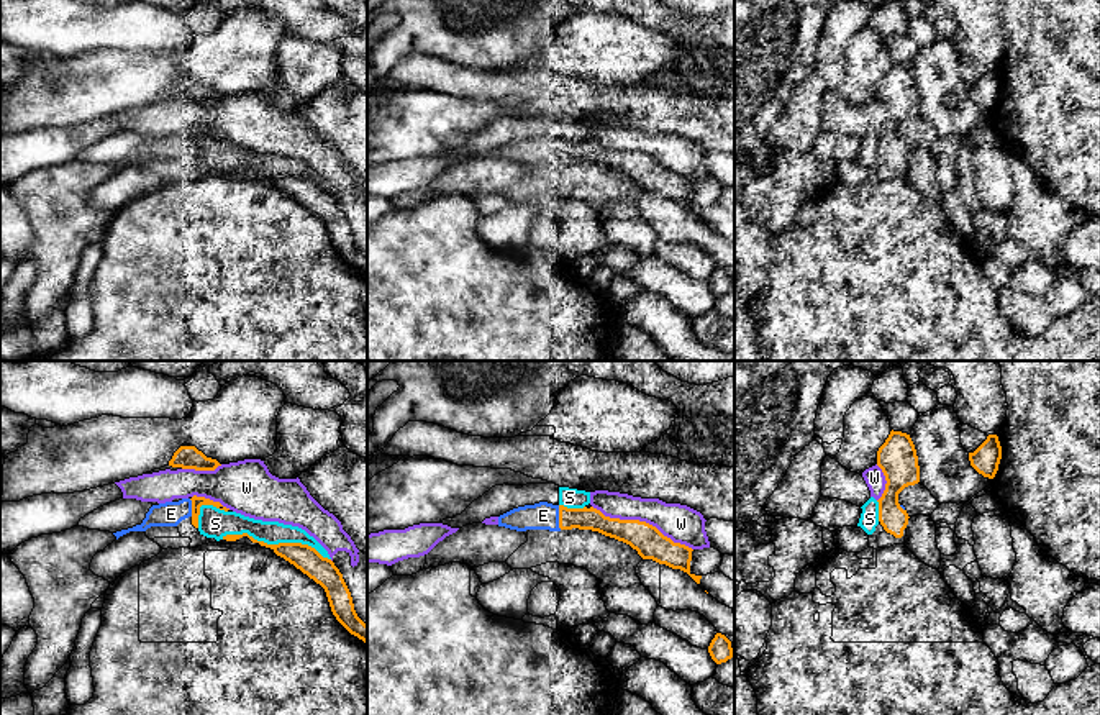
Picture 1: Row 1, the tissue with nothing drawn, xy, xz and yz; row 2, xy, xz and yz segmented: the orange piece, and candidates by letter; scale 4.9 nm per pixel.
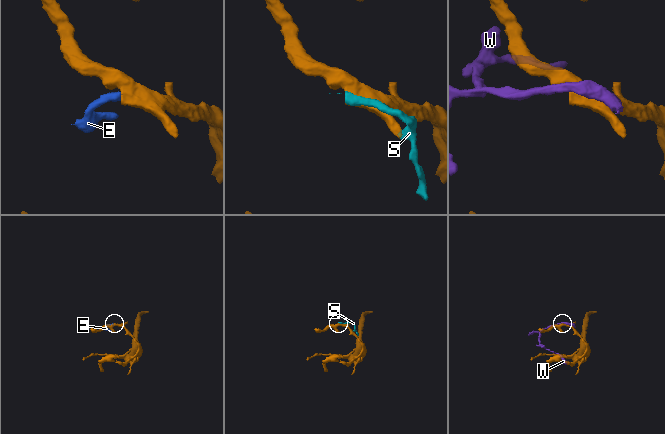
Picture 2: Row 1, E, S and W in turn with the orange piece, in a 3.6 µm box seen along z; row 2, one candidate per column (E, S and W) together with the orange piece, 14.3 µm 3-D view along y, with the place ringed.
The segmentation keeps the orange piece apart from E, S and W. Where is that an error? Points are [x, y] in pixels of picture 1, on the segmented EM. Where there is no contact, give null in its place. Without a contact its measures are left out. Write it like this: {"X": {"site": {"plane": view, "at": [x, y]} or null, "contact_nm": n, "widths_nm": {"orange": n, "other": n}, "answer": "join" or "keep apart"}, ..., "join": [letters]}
{"E": {"site": {"plane": "xz", "at": [559, 517]}, "contact_nm": 120, "widths_nm": {"orange": 110, "other": 140}, "answer": "join"}, "S": {"site": {"plane": "xy", "at": [276, 545]}, "contact_nm": 550, "widths_nm": {"orange": 130, "other": 110}, "answer": "keep apart"}, "W": {"site": {"plane": "xz", "at": [643, 522]}, "contact_nm": 550, "widths_nm": {"orange": 150, "other": 180}, "answer": "keep apart"}, "join": ["E"]}

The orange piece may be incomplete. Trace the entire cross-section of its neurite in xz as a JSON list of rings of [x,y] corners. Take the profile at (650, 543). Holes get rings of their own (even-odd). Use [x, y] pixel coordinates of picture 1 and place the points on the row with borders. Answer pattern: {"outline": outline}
{"outline": [[[539,502],[513,508],[498,517],[498,526],[516,531],[526,530],[592,530],[605,536],[630,544],[643,559],[652,559],[672,569],[687,572],[697,584],[702,576],[690,572],[692,548],[674,543],[664,536],[656,526],[639,520],[620,520],[605,517],[600,510],[590,507],[567,508]]]}

